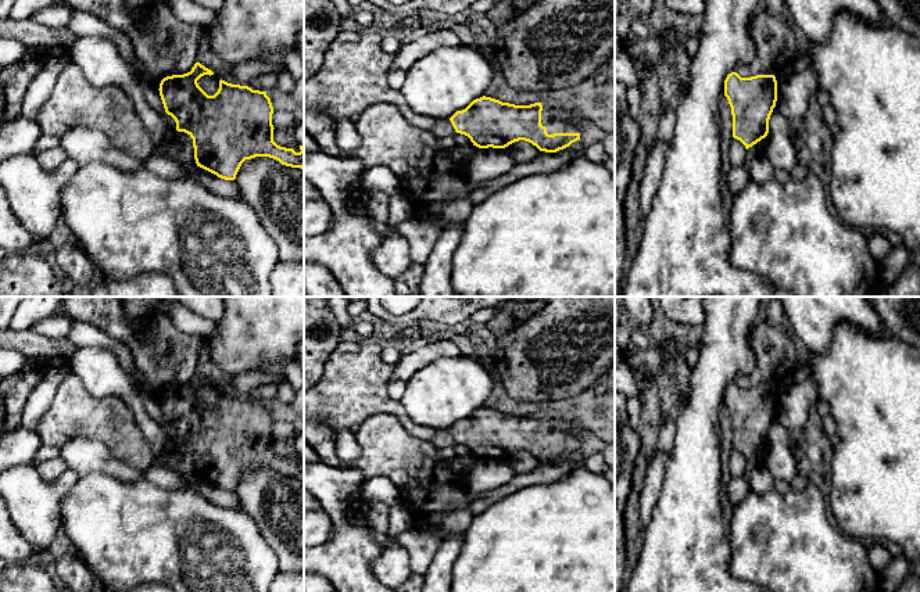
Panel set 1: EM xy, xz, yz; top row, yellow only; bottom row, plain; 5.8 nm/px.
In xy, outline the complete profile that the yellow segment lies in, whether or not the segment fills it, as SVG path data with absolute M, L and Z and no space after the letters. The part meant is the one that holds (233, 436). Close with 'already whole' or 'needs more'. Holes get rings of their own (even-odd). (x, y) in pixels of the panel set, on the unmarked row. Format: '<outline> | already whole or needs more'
M196 373L187 384L164 388L158 399L176 441L193 449L197 477L235 491L246 470L269 467L304 484L304 458L296 463L273 452L273 417L266 402L221 390L218 402L208 406L197 394L204 385L214 383Z | already whole

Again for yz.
M737 383L727 385L724 406L733 426L733 448L748 460L769 444L769 430L777 412L774 385L741 388Z | already whole

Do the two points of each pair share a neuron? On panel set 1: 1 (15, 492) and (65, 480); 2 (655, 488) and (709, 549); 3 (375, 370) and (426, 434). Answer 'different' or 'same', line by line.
1: same
2: different
3: same

